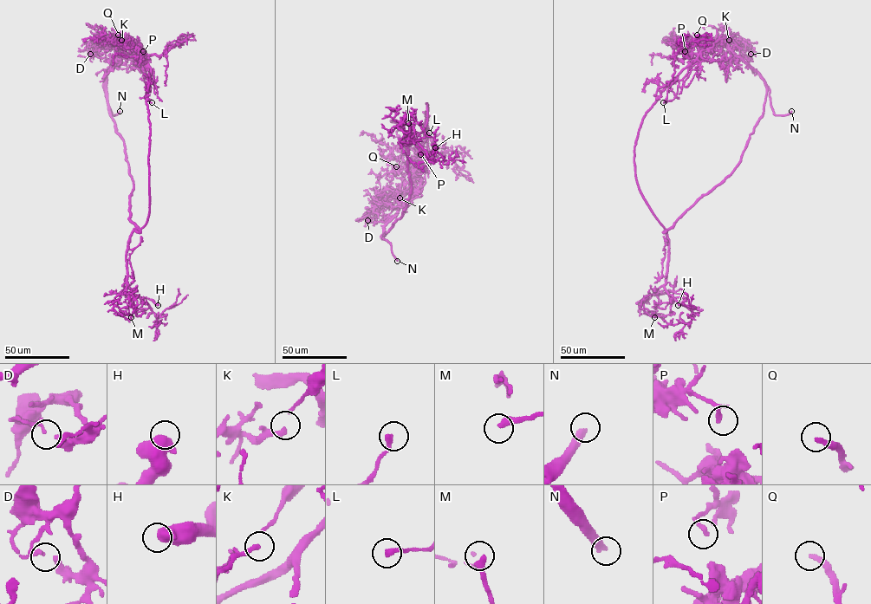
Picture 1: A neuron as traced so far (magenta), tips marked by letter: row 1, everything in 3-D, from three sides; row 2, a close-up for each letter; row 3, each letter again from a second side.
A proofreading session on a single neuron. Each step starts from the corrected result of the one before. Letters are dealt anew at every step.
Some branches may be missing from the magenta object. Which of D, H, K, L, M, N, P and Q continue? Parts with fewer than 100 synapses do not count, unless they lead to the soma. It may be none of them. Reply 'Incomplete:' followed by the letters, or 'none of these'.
Incomplete: H, N, Q

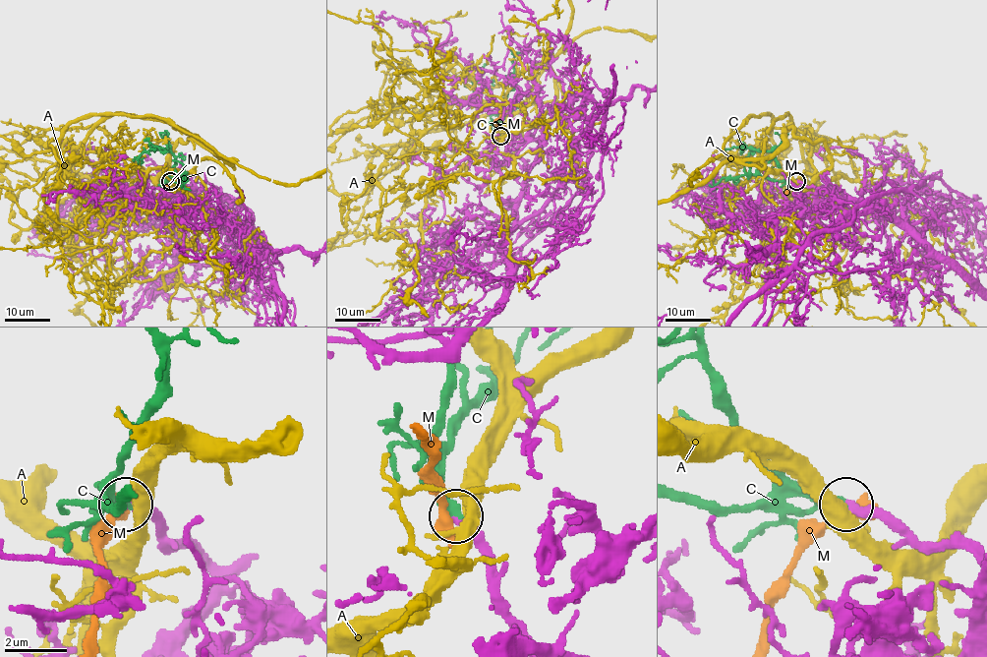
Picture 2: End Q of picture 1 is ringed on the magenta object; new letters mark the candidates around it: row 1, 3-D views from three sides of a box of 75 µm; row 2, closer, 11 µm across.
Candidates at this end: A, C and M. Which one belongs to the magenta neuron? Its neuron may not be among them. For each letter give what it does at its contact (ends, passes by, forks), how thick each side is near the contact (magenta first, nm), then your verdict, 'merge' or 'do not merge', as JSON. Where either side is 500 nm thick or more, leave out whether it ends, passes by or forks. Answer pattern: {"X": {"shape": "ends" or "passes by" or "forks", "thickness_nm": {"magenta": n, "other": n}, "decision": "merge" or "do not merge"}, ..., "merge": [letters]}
{"A": {"shape": "forks", "thickness_nm": {"magenta": 400, "other": 400}, "decision": "do not merge"}, "C": {"shape": "ends", "thickness_nm": {"magenta": 320, "other": 280}, "decision": "merge"}, "M": {"thickness_nm": {"magenta": 280, "other": 550}, "decision": "do not merge"}, "merge": ["C"]}

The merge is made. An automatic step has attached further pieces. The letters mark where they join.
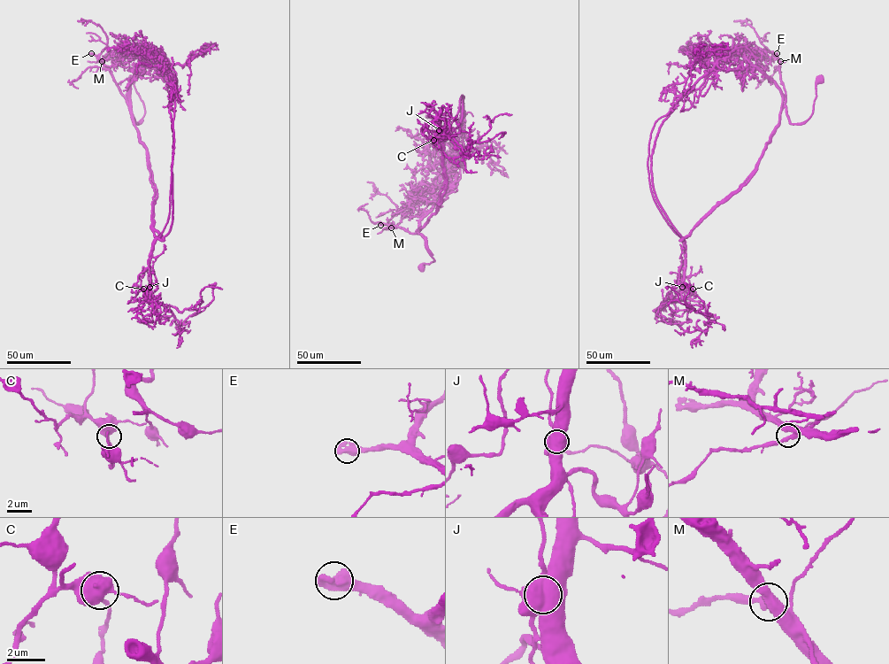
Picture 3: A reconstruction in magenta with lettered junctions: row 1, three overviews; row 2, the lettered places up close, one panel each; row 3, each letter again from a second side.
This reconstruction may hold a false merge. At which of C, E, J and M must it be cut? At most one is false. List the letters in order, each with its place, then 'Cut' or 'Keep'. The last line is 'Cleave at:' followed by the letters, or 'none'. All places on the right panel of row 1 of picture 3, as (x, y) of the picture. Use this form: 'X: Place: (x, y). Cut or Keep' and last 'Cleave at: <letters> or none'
C: Place: (693, 289). Keep
E: Place: (777, 53). Keep
J: Place: (682, 287). Cut
M: Place: (780, 61). Keep
Cleave at: J

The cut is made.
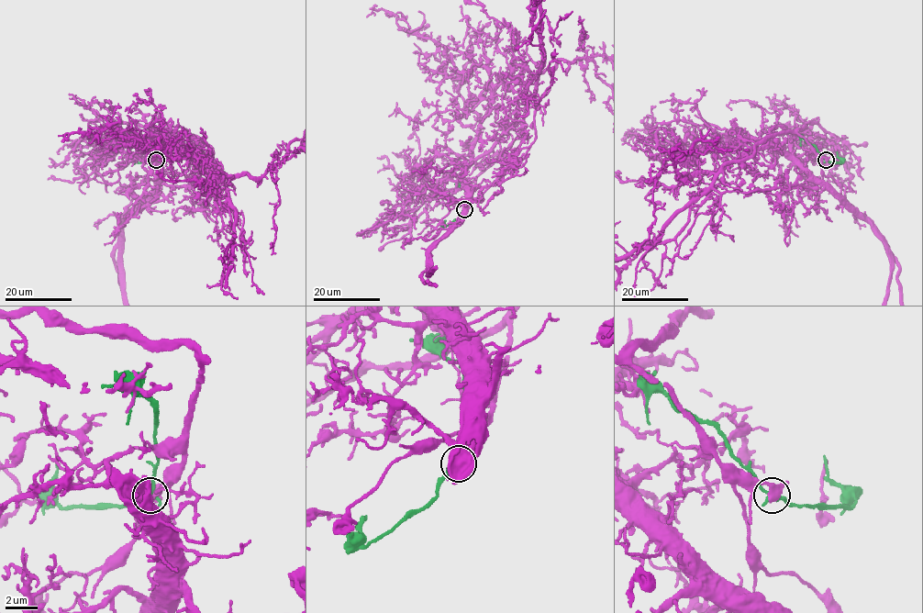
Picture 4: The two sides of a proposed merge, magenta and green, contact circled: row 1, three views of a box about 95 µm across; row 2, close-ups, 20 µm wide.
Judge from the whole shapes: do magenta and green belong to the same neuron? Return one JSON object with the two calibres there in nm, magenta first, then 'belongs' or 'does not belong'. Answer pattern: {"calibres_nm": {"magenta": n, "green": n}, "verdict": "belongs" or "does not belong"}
{"calibres_nm": {"magenta": 440, "green": 280}, "verdict": "does not belong"}

